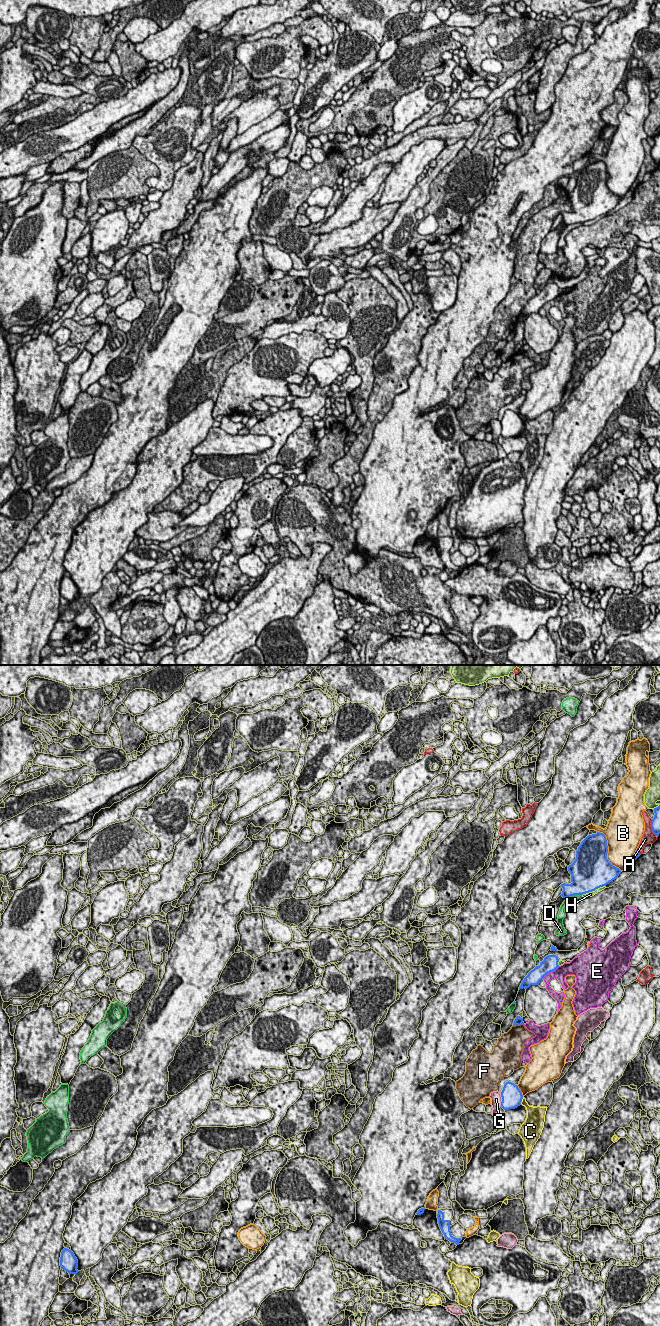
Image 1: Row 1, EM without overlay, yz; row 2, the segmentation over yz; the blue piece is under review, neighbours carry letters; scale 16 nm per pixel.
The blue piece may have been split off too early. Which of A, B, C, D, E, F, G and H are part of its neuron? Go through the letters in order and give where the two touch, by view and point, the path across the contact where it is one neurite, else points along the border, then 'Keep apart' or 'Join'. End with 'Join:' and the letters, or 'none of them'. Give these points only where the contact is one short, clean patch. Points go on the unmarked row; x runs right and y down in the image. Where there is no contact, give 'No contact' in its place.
A: Touches blue at yz (638, 180). Keep apart
B: Touches blue at yz (607, 179). Keep apart
C: Touches blue at yz (521, 428). Keep apart
D: Touches blue at yz (574, 222). Keep apart
E: Touches blue at yz (550, 299). Keep apart
F: Touches blue at yz (518, 352). Keep apart
G: Touches blue at yz (502, 427). Keep apart
H: Touches blue at yz (593, 218). Keep apart
Join: none of them

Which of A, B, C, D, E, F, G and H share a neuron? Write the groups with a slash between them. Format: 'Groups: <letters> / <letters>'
Groups: A / B / C / D / E / F / G / H

